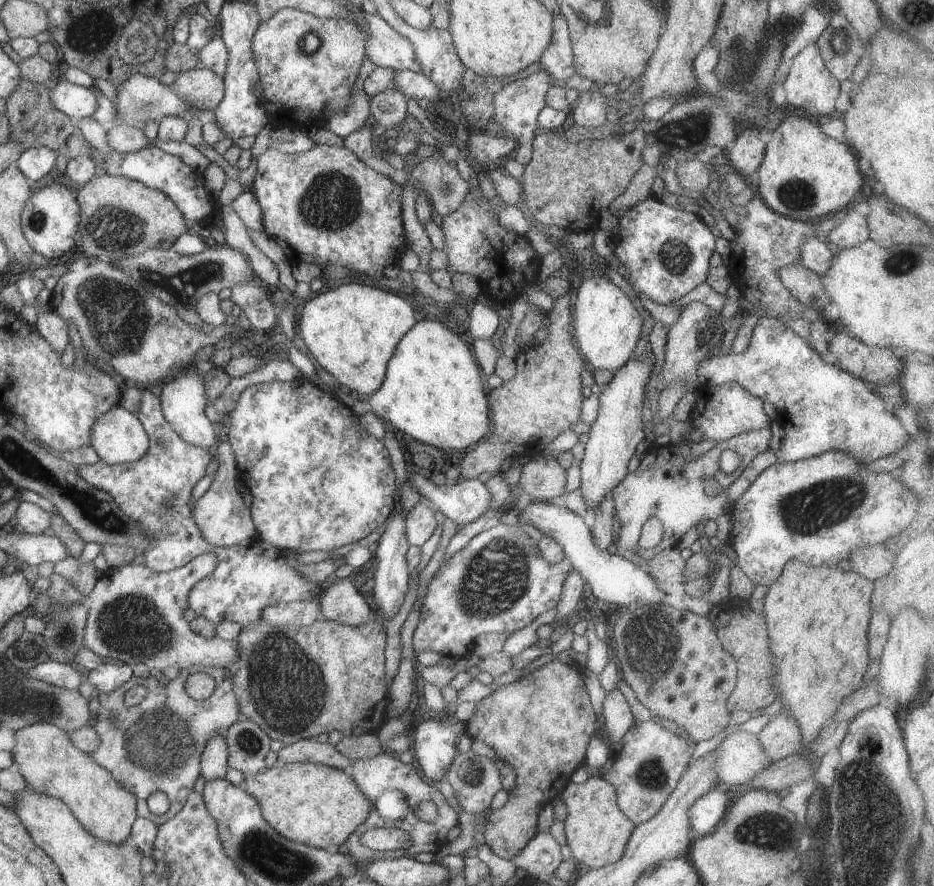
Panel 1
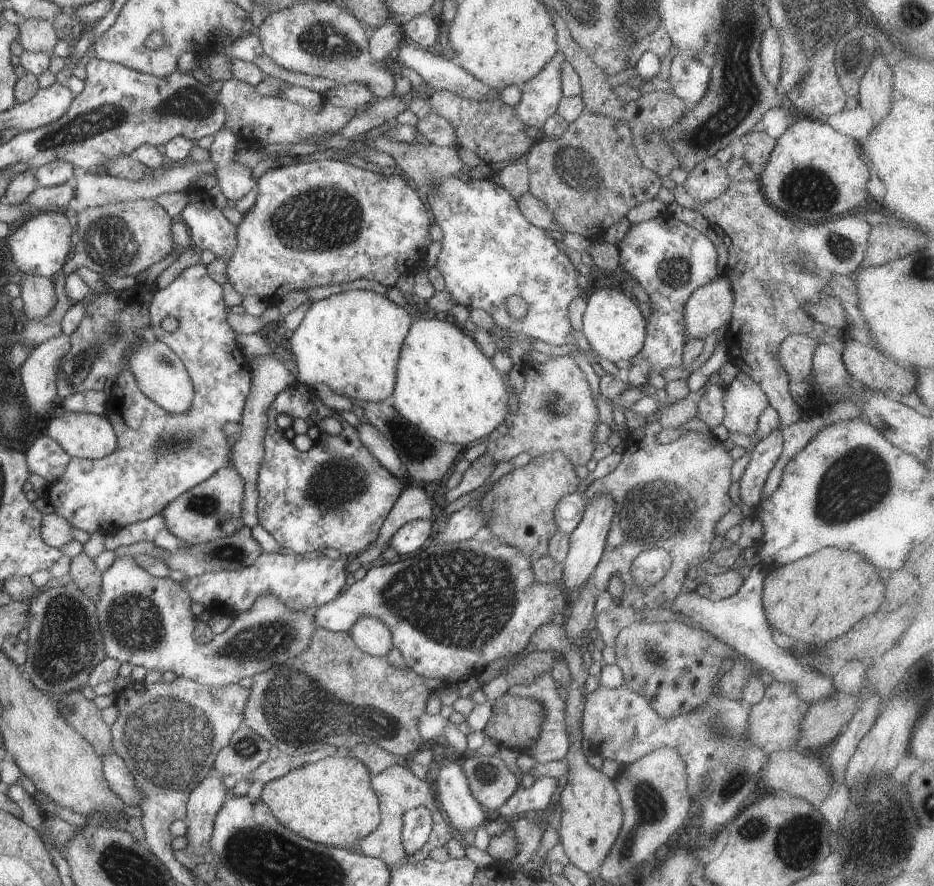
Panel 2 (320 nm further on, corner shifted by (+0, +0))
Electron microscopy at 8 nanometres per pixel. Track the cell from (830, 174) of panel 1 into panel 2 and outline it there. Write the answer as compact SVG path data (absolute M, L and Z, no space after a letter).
M802 118L790 126L771 152L764 172L759 175L758 183L768 202L784 215L818 223L852 212L864 204L864 200L873 200L870 180L873 176L871 167L860 152L860 145L852 137L839 133L825 120Z

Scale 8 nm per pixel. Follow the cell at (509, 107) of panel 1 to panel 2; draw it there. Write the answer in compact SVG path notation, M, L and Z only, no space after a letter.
M558 51L532 80L521 87L522 96L514 106L526 126L541 129L547 118L557 114L562 92L562 67L566 57Z

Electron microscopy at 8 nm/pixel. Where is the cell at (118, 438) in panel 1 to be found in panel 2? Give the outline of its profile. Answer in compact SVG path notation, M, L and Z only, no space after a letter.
M66 411L51 418L46 434L71 456L99 459L116 450L117 433L106 415Z

